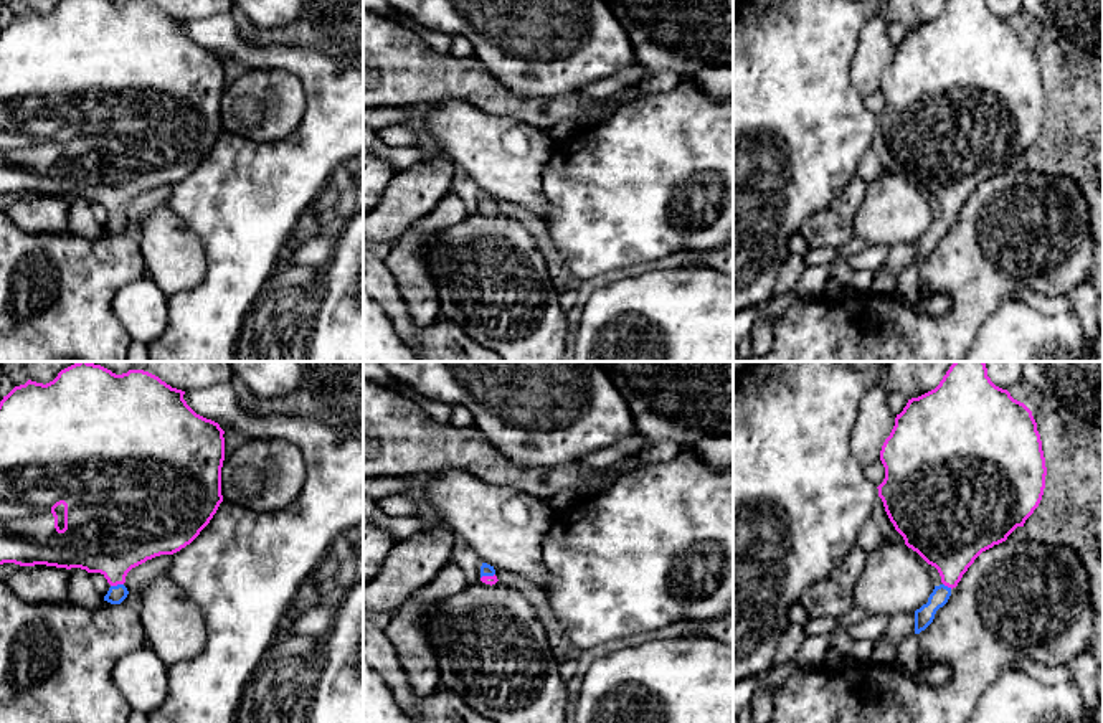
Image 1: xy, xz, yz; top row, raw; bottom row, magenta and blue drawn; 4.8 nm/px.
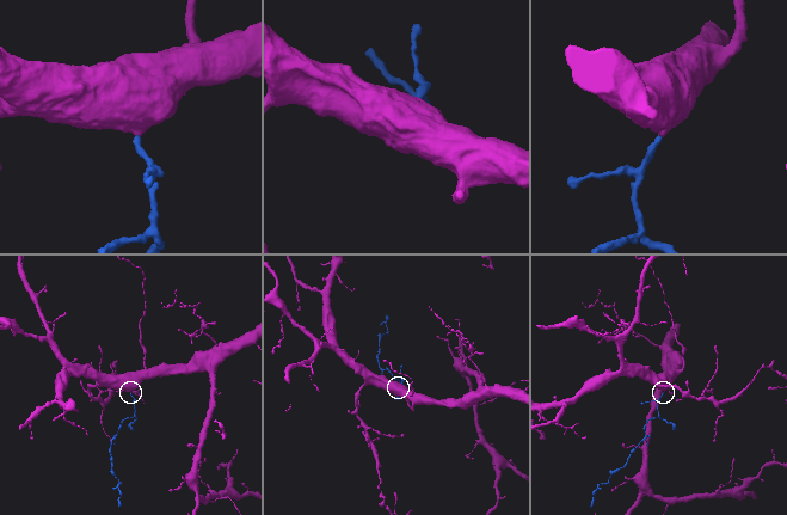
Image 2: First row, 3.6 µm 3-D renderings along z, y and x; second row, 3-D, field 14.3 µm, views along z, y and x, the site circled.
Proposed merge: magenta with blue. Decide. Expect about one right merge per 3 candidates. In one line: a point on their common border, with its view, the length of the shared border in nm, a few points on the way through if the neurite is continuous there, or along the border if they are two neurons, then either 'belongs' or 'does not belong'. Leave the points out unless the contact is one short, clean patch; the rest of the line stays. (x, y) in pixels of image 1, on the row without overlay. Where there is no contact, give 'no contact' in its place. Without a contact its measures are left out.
meets magenta in xy at (116, 215); contact 70 nm long; runs through xy (111, 164), (116, 215), (116, 225); belongs

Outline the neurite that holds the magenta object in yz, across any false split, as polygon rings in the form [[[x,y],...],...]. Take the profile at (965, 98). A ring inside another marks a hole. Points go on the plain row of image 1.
[[[948,0],[935,20],[908,30],[897,45],[880,91],[885,109],[877,119],[890,152],[941,206],[928,233],[915,241],[920,264],[974,190],[1024,157],[1039,137],[1047,106],[1042,71],[1032,41],[996,17],[987,0]]]

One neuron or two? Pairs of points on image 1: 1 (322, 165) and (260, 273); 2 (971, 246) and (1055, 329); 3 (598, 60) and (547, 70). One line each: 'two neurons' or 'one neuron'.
1: one neuron
2: two neurons
3: one neuron

